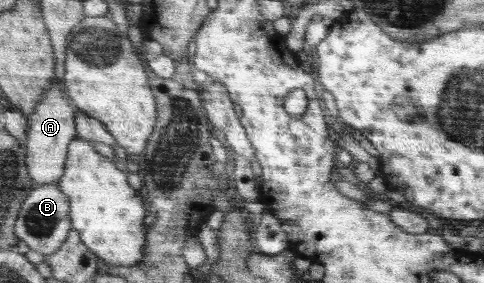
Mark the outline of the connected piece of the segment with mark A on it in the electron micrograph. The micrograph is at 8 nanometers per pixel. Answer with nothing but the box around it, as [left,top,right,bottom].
[25,76,75,184]

